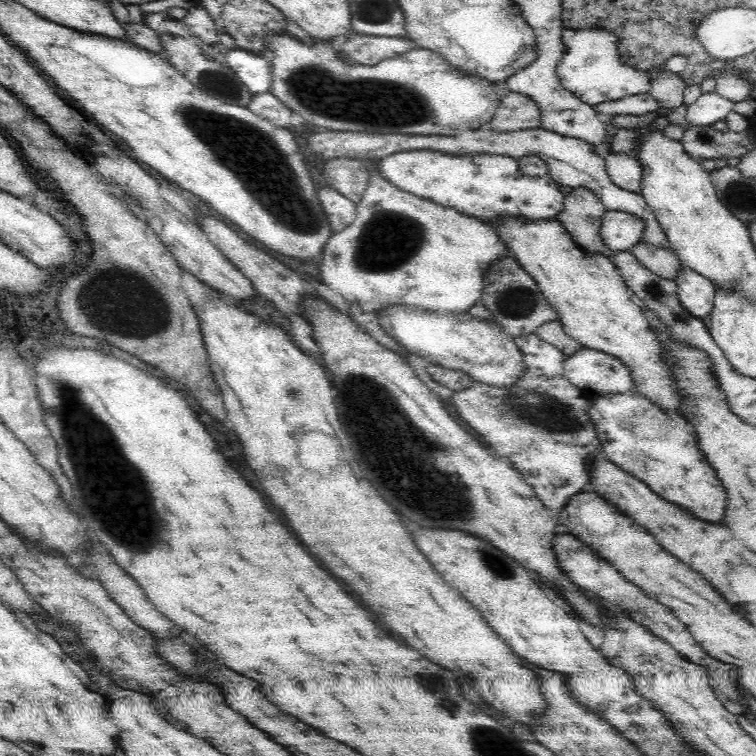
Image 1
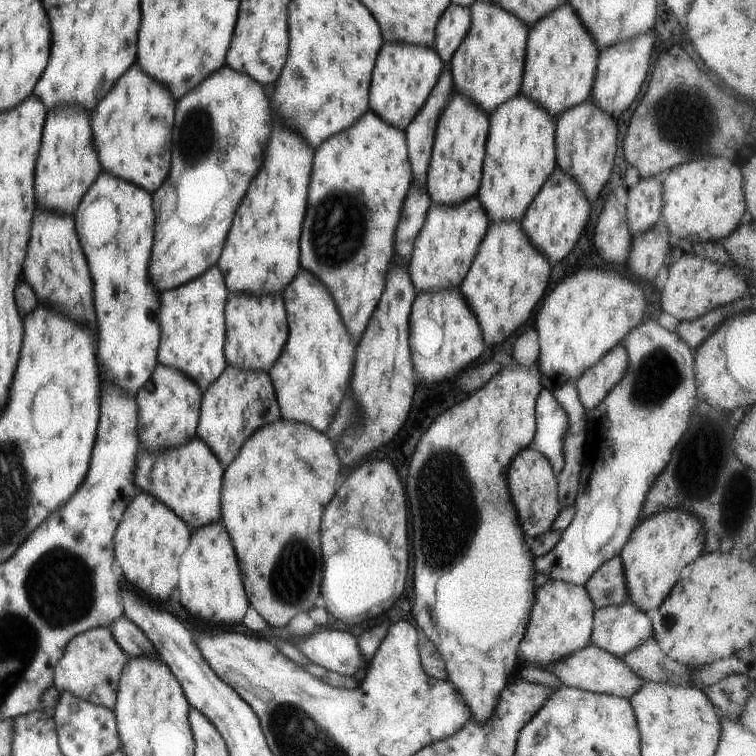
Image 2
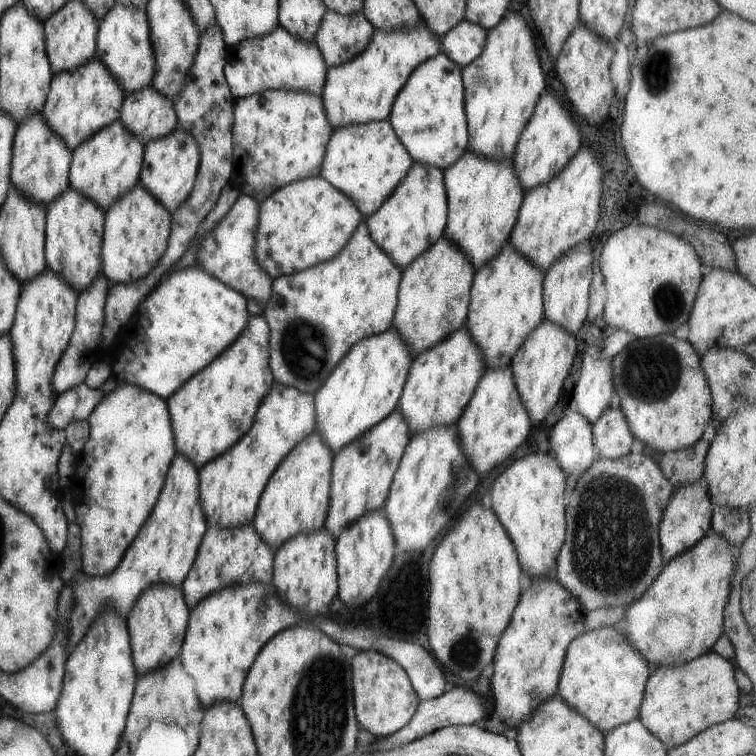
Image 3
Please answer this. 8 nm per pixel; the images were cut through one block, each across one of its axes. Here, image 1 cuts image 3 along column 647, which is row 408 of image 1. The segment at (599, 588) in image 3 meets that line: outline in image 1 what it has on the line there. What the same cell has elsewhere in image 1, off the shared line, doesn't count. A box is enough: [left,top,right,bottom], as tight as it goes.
[452,333,602,510]

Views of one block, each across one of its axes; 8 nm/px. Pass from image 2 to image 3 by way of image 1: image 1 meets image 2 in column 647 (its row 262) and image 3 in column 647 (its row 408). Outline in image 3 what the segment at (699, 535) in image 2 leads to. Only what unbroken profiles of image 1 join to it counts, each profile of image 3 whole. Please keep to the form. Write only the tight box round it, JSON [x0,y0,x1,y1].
[556,627,647,734]

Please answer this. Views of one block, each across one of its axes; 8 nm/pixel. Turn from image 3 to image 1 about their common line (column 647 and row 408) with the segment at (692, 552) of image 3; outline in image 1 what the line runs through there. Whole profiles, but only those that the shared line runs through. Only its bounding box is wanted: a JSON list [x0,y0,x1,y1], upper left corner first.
[586,390,726,522]

